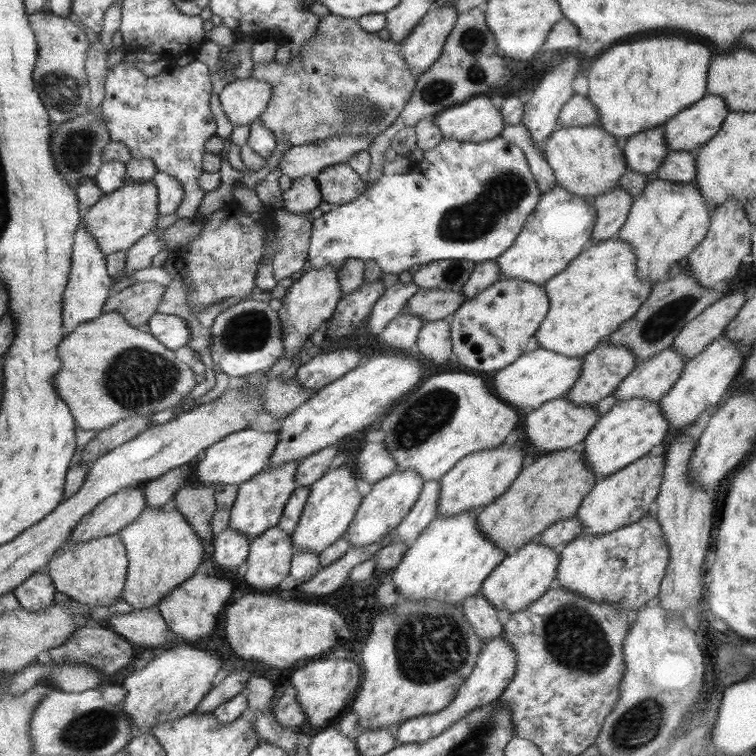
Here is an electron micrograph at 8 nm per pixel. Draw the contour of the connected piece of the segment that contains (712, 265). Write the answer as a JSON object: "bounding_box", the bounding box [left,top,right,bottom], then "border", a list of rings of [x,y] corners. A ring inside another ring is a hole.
{"bounding_box":[687,198,753,288],"border":[[[727,198],[726,202],[712,208],[710,226],[701,243],[687,256],[690,273],[706,288],[719,288],[730,282],[738,273],[743,258],[751,253],[753,224],[749,221],[741,200]]]}

